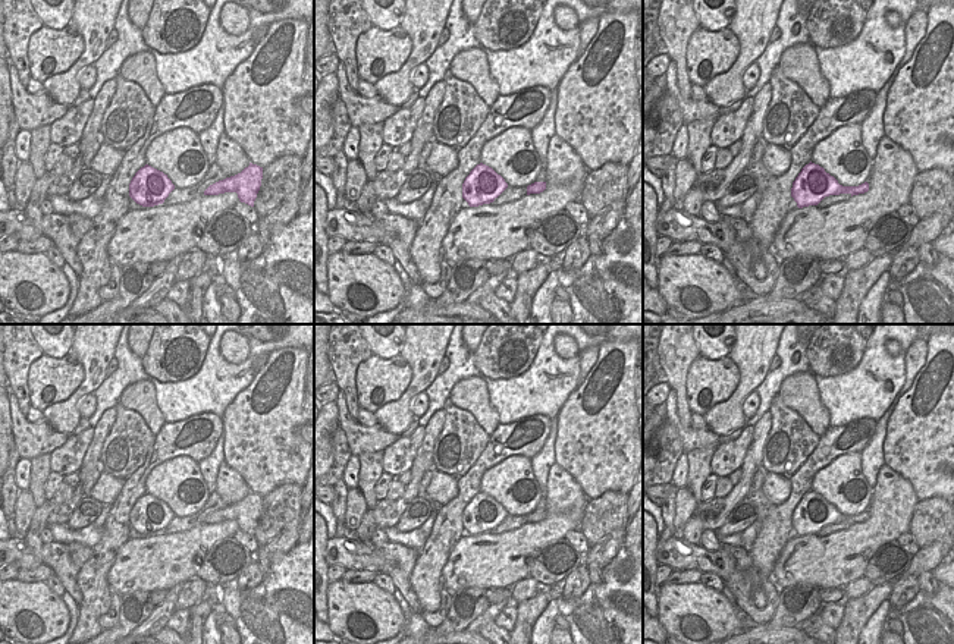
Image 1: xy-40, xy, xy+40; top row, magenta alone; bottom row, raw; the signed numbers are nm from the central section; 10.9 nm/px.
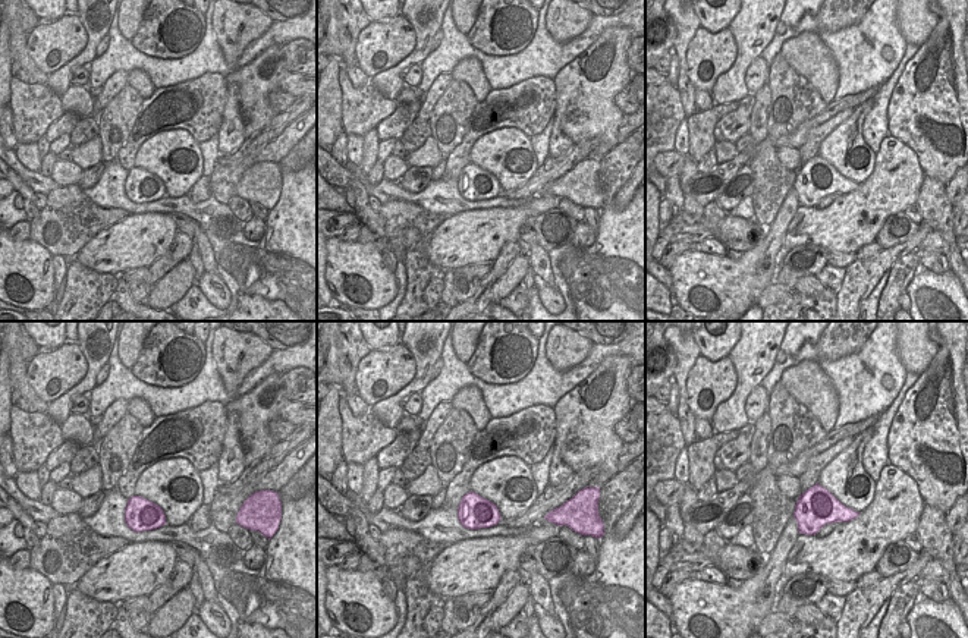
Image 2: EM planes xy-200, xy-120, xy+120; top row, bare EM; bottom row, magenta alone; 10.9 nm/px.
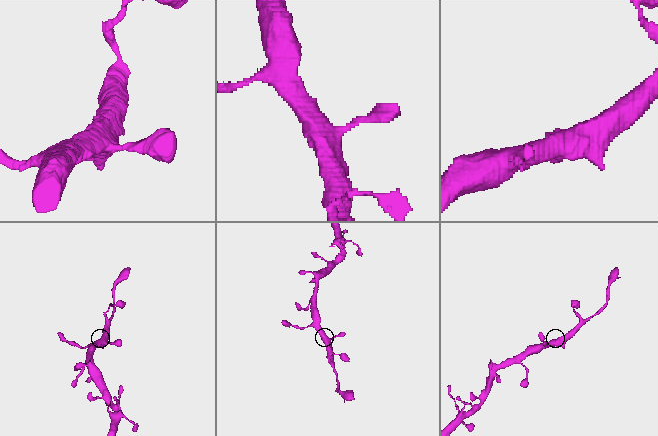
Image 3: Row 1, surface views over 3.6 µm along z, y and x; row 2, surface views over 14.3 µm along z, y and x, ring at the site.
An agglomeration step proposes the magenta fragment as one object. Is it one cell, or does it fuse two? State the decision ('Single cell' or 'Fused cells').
Single cell.

